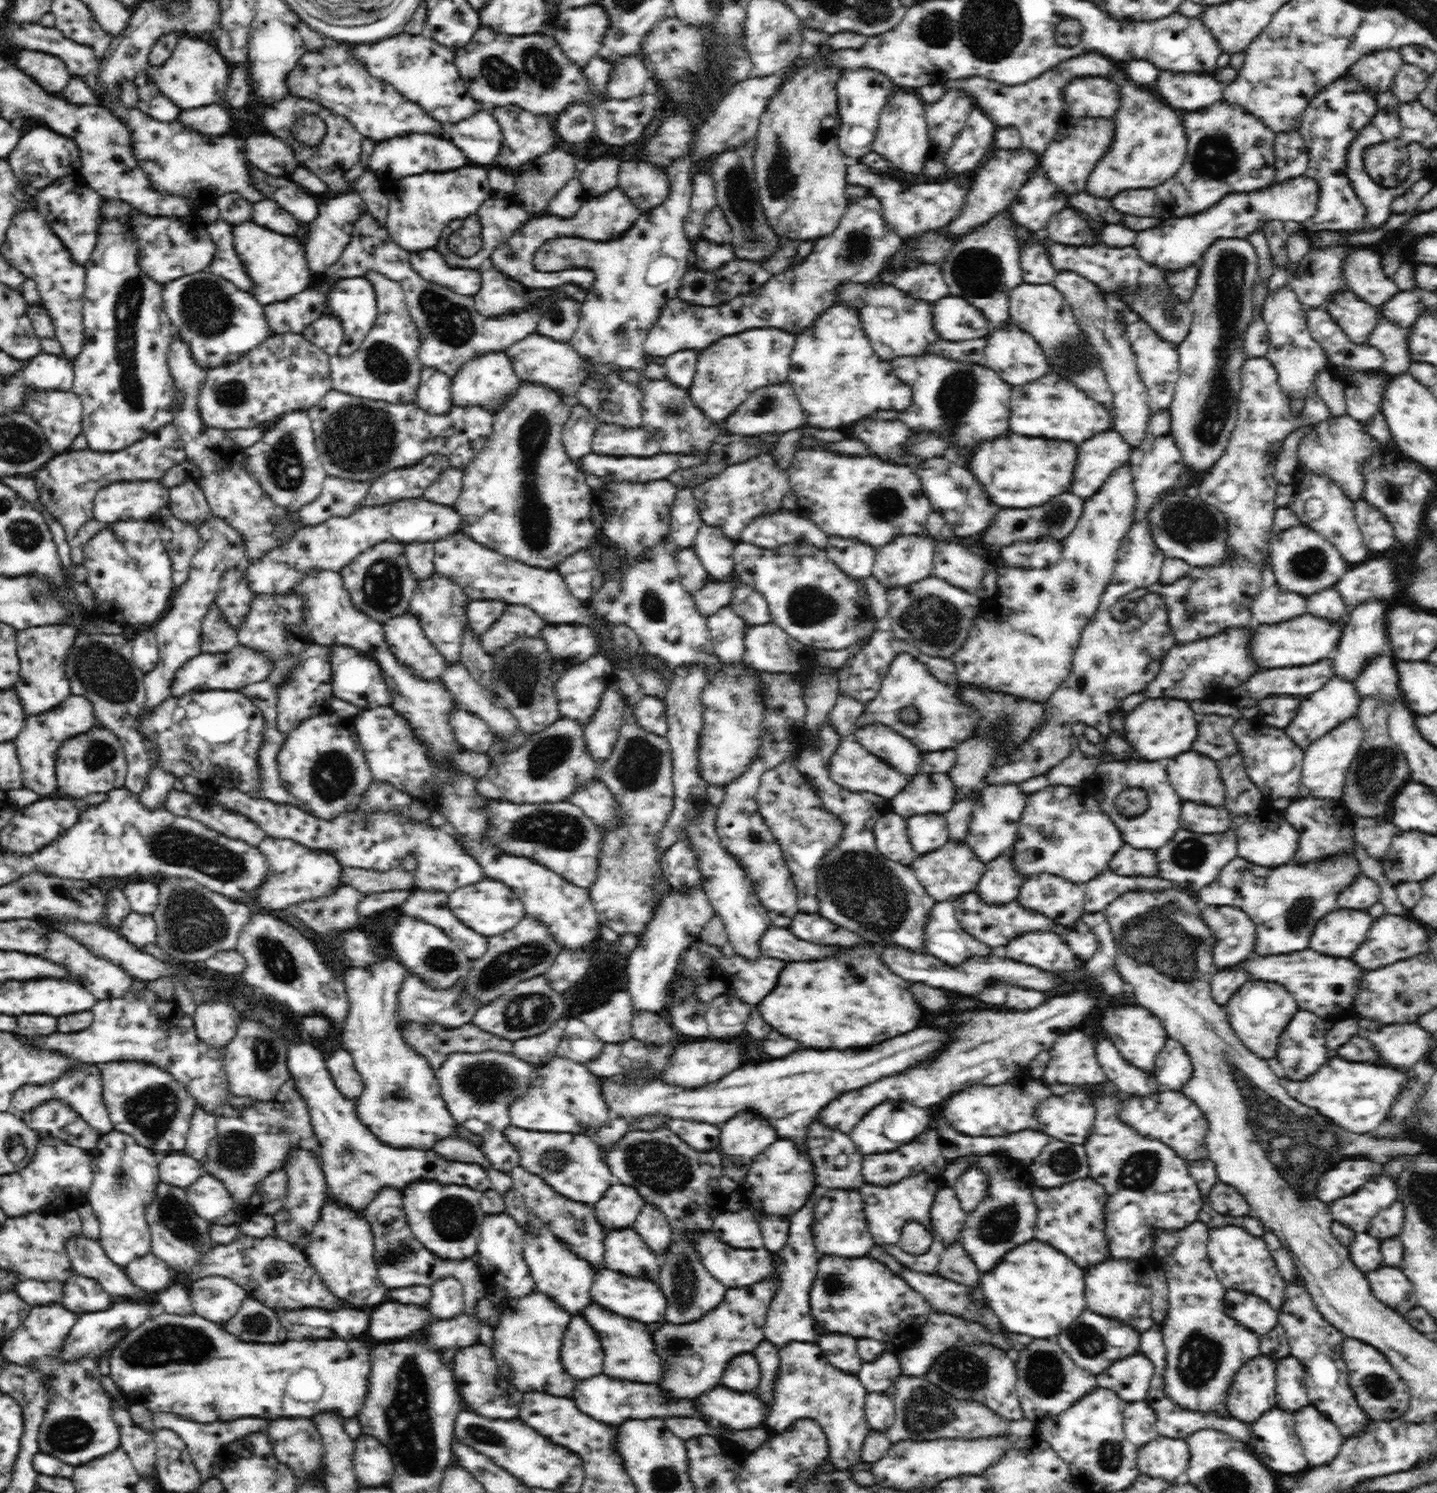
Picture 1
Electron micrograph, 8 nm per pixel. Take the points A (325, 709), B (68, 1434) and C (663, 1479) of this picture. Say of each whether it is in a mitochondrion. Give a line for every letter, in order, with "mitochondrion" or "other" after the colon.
A: other
B: mitochondrion
C: mitochondrion

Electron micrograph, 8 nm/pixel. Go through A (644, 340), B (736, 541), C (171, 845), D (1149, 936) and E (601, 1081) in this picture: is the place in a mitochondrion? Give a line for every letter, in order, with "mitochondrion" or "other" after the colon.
A: other
B: other
C: mitochondrion
D: mitochondrion
E: other

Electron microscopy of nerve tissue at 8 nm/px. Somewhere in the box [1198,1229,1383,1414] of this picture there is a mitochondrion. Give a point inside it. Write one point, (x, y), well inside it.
(1308, 1321)

